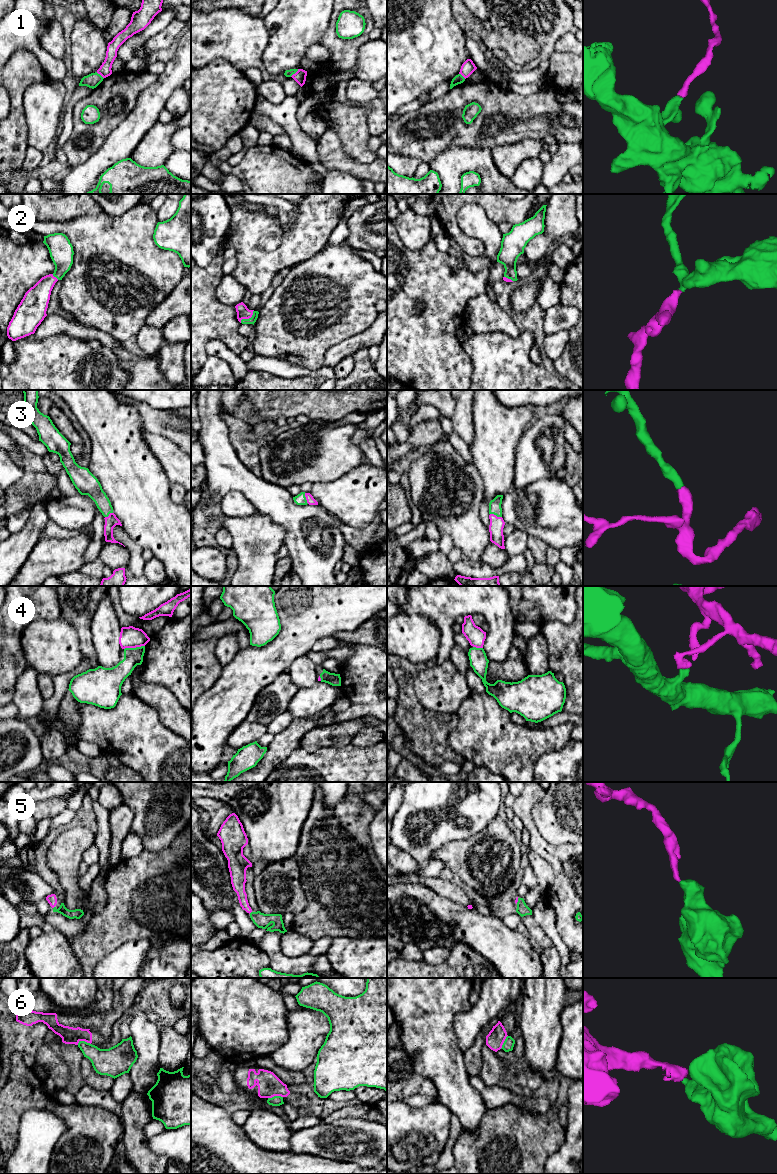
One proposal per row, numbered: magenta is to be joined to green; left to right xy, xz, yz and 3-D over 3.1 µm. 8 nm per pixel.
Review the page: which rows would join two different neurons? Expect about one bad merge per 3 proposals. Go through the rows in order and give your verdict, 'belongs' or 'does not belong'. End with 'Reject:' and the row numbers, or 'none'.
1: does not belong
2: belongs
3: belongs
4: does not belong
5: belongs
6: does not belong
Reject: 1, 4, 6

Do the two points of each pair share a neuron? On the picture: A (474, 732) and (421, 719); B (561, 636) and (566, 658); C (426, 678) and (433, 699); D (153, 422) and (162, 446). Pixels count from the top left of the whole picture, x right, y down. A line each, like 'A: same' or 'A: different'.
A: different
B: same
C: same
D: different

